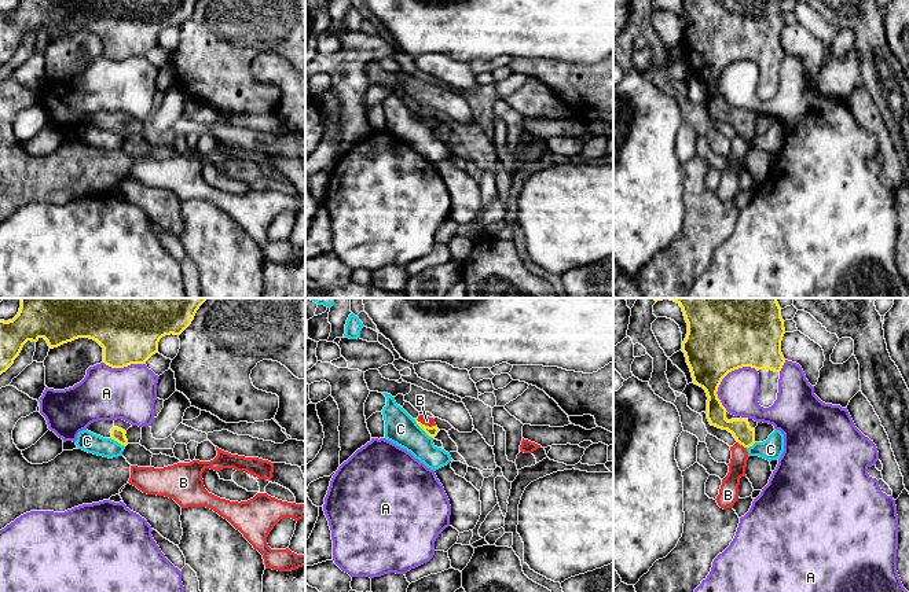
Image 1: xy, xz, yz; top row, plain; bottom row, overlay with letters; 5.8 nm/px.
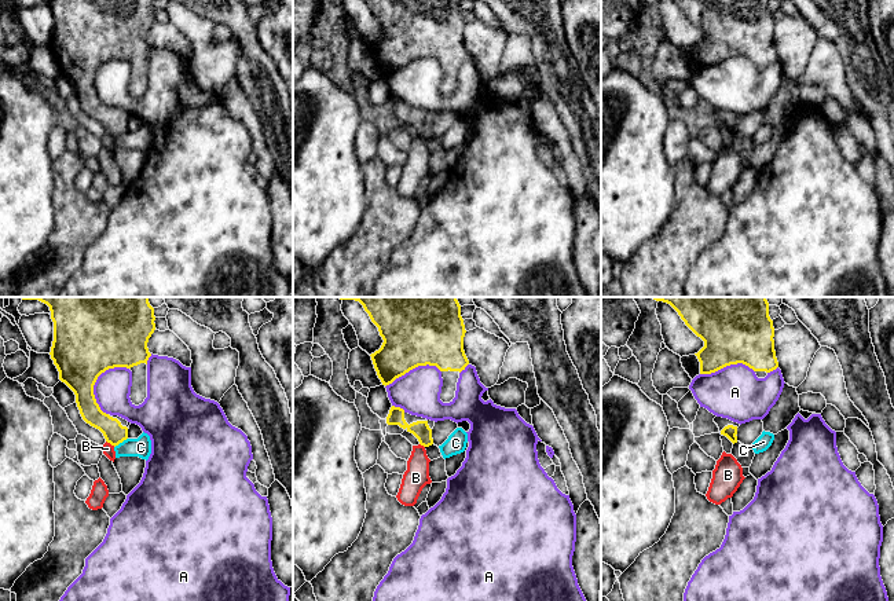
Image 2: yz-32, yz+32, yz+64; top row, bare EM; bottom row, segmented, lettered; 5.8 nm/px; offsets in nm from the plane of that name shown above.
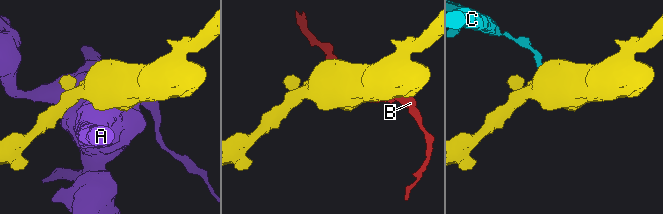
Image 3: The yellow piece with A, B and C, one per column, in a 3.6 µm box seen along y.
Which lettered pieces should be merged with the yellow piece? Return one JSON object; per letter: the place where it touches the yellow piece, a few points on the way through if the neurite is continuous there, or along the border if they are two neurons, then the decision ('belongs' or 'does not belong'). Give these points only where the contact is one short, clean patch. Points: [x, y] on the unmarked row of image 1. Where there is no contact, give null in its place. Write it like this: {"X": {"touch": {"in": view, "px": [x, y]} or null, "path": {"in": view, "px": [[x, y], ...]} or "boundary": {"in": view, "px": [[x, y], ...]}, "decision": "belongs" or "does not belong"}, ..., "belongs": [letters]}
{"A": {"touch": {"in": "yz", "px": [724, 69]}, "decision": "does not belong"}, "B": {"touch": {"in": "xz", "px": [424, 117]}, "boundary": {"in": "xz", "px": [[415, 111], [435, 118]]}, "decision": "does not belong"}, "C": {"touch": {"in": "xz", "px": [422, 121]}, "decision": "does not belong"}, "belongs": []}

